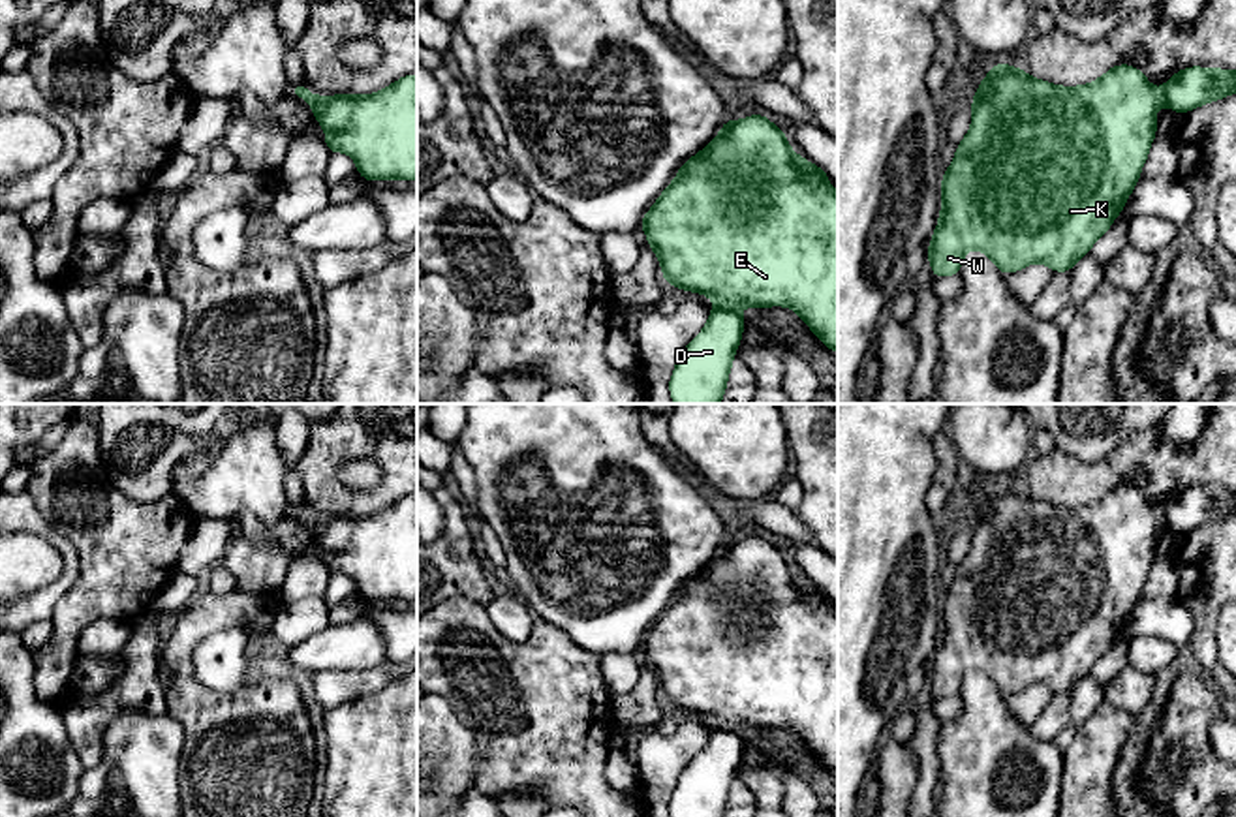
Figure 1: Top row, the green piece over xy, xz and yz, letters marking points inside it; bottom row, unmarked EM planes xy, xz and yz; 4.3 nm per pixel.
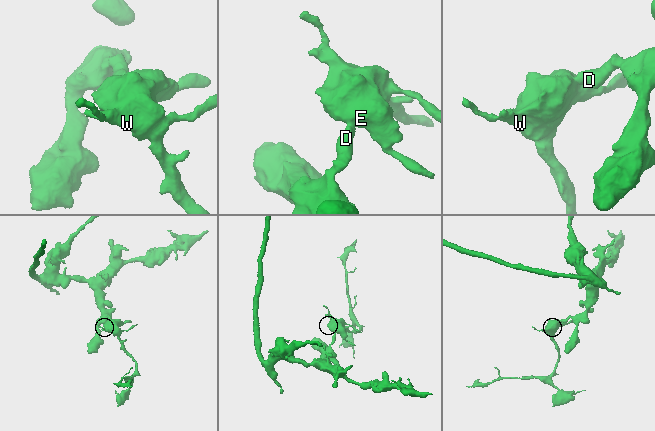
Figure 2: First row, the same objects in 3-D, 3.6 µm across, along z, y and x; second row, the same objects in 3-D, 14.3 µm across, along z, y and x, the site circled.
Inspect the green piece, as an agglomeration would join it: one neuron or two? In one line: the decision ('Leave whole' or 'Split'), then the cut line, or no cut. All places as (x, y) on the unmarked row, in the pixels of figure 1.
Split. Split along xz (720, 722), (737, 729)

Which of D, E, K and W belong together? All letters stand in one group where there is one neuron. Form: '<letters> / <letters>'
D / E K W

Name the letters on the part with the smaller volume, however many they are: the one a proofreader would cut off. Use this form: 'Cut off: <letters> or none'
Cut off: E, K, W

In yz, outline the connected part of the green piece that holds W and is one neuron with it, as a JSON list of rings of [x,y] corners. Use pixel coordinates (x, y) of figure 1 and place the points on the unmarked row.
[[[1005,483],[994,485],[971,520],[971,548],[956,565],[941,599],[941,633],[928,665],[934,699],[958,697],[967,671],[981,671],[1001,695],[1044,684],[1052,693],[1071,693],[1078,680],[1110,650],[1135,610],[1157,556],[1159,513],[1129,485],[1116,485],[1080,507],[1059,507]]]

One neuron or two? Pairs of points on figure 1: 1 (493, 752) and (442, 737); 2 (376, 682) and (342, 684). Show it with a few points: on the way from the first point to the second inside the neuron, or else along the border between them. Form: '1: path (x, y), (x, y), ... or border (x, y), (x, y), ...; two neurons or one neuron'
1: border (453, 710), (474, 735), (476, 787); two neurons
2: path (369, 682), (350, 684); one neuron

